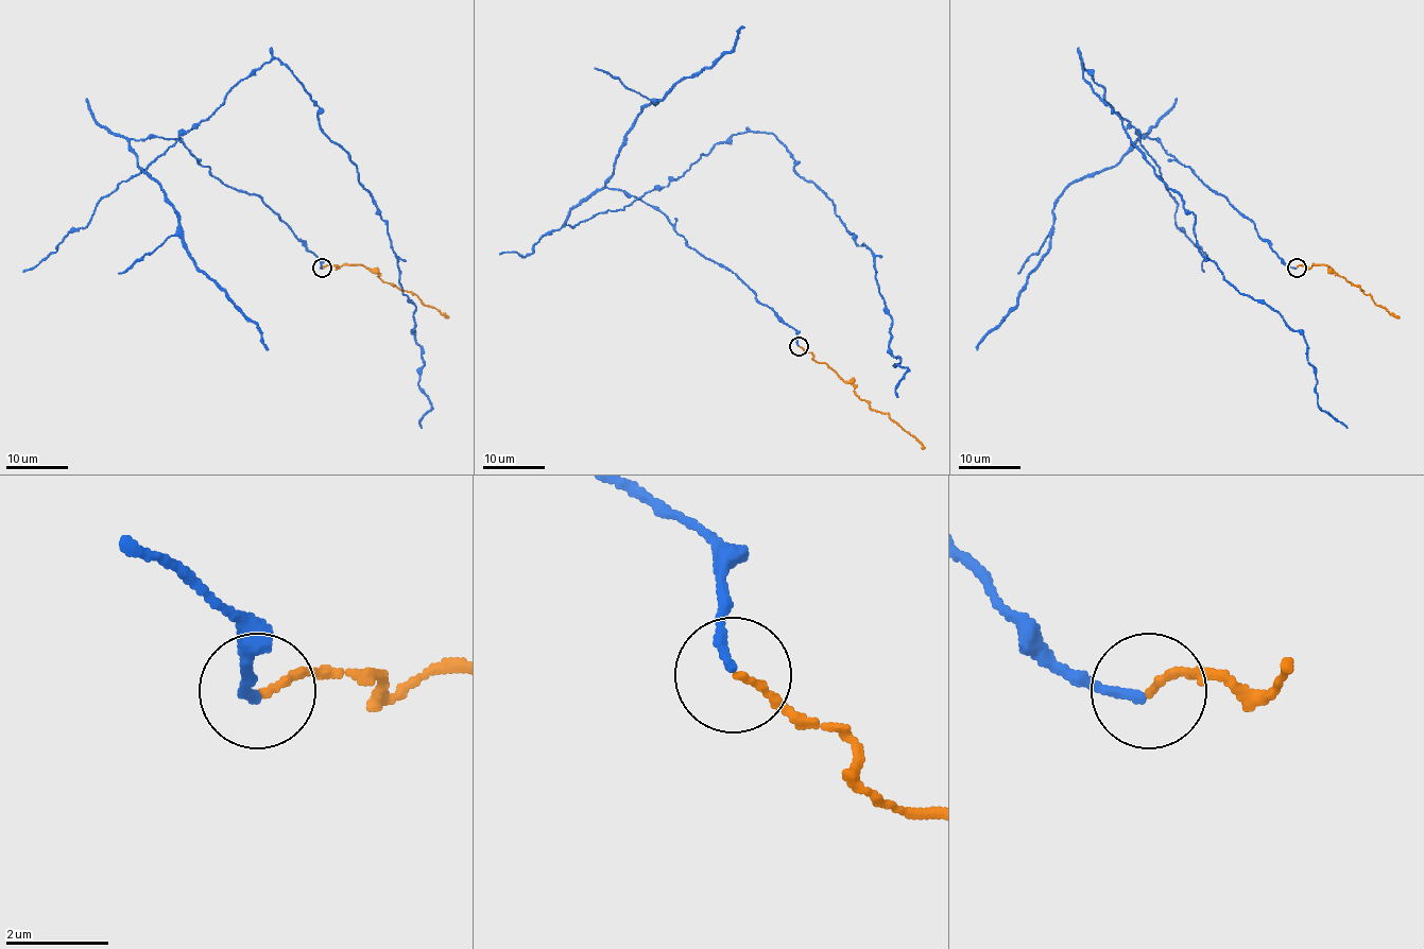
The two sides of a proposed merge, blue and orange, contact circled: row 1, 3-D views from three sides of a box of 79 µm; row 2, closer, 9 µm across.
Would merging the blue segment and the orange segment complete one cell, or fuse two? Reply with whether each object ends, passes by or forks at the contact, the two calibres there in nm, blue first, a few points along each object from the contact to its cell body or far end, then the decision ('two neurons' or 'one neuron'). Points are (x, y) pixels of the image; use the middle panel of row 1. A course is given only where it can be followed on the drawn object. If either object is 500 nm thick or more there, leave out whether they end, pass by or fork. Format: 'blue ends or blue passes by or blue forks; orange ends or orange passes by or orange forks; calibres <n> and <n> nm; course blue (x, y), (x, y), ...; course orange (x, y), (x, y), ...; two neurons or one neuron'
blue ends; orange ends; calibres 170 and 130 nm; course blue (799, 346), (771, 307), (641, 200), (734, 134), (771, 133), (871, 252), (894, 366), (907, 367), (897, 397); course orange (799, 346), (809, 352), (816, 361), (826, 363), (848, 381), (860, 398), (877, 412), (885, 412), (924, 449); one neuron

